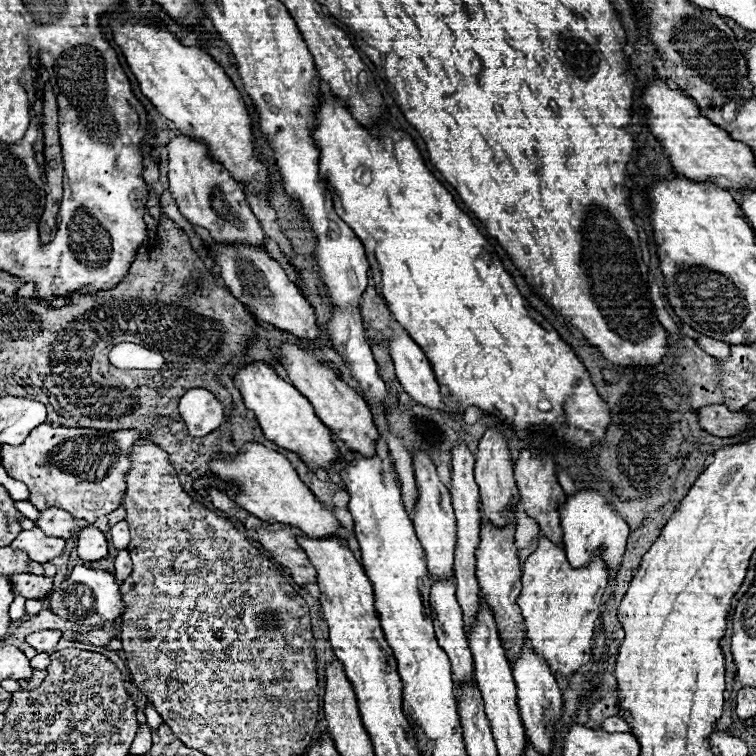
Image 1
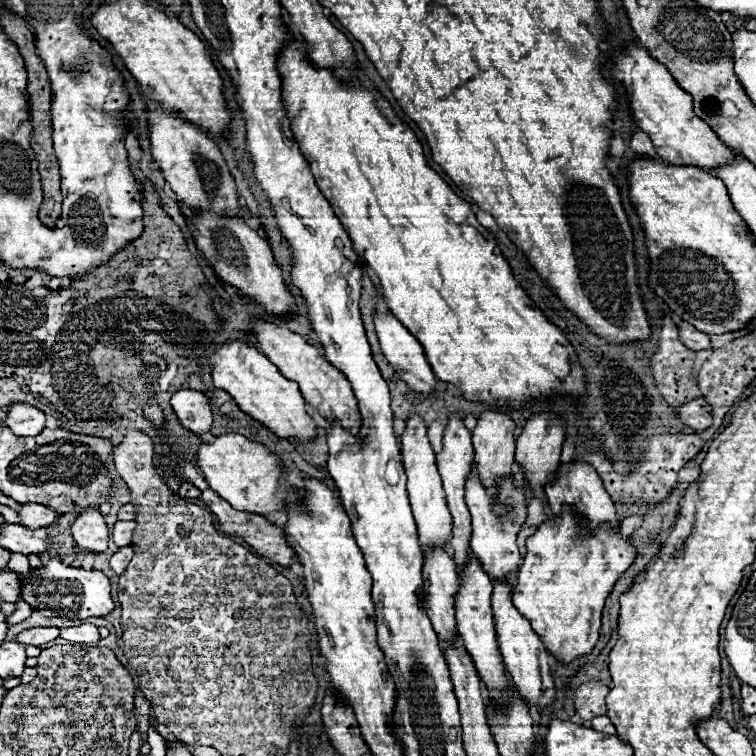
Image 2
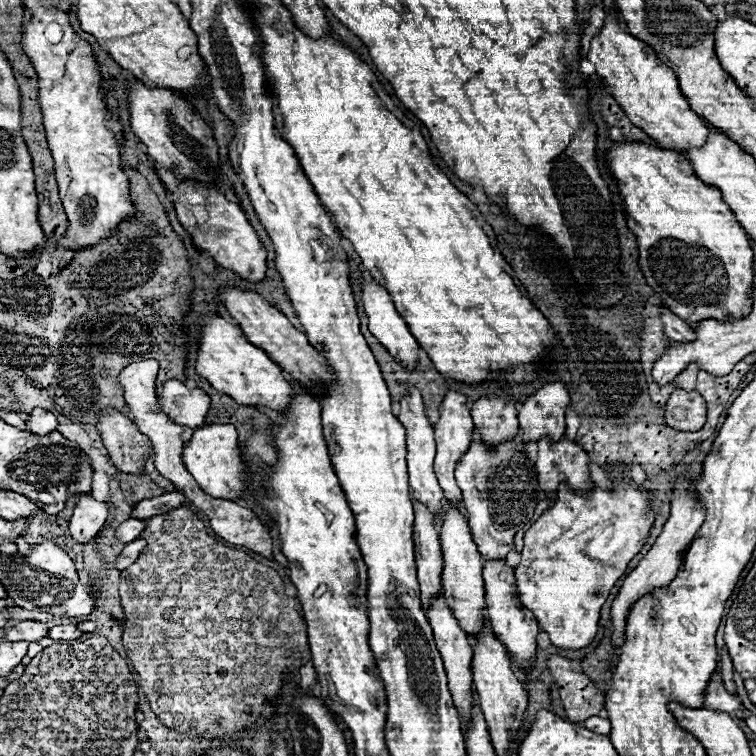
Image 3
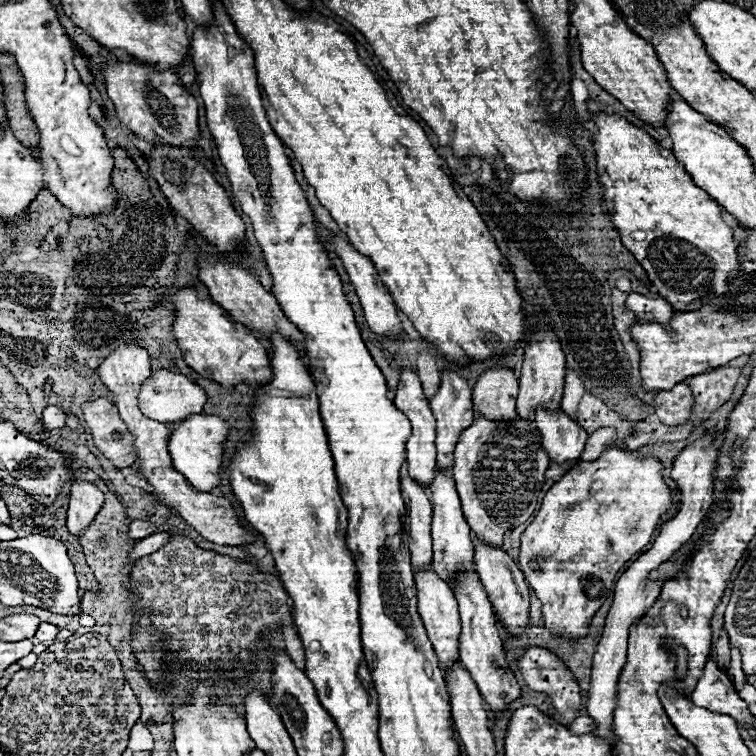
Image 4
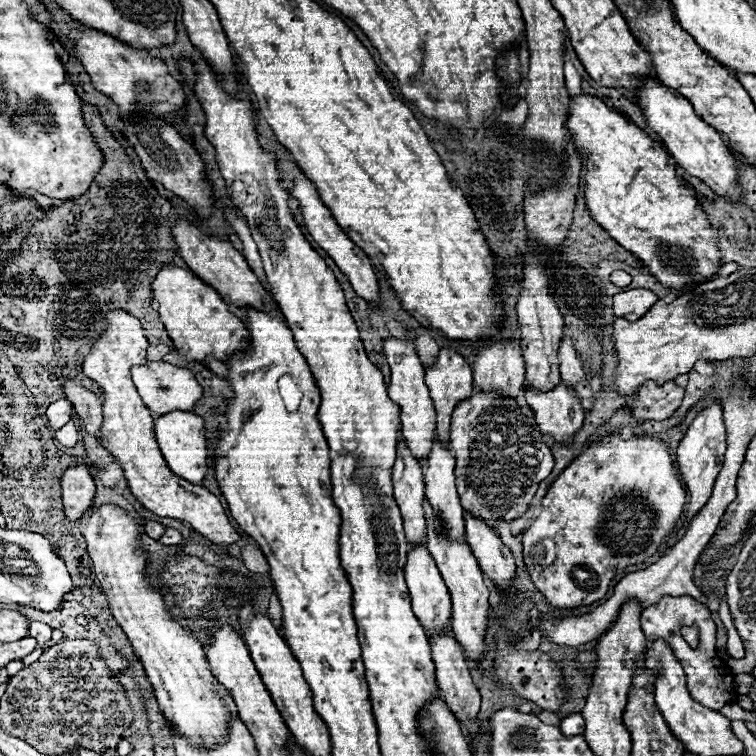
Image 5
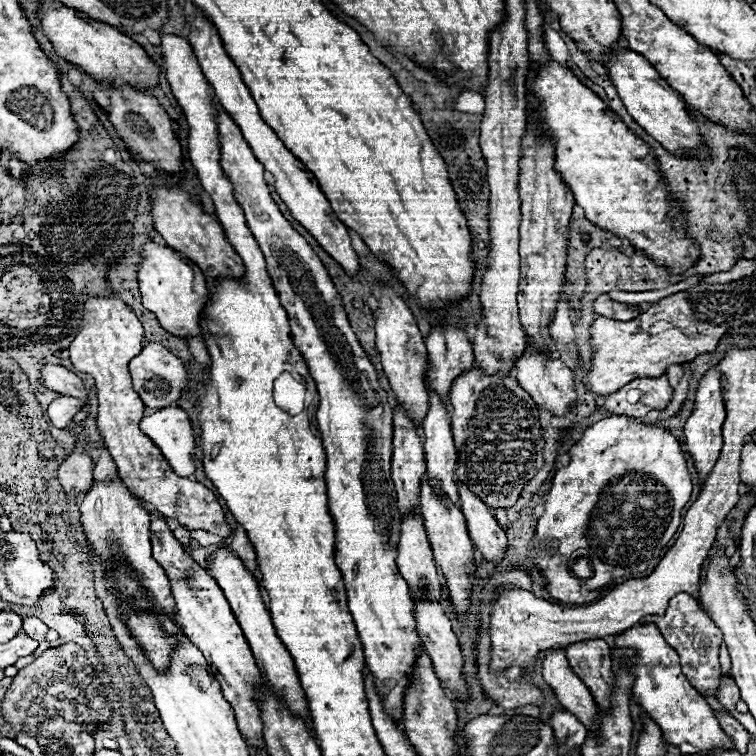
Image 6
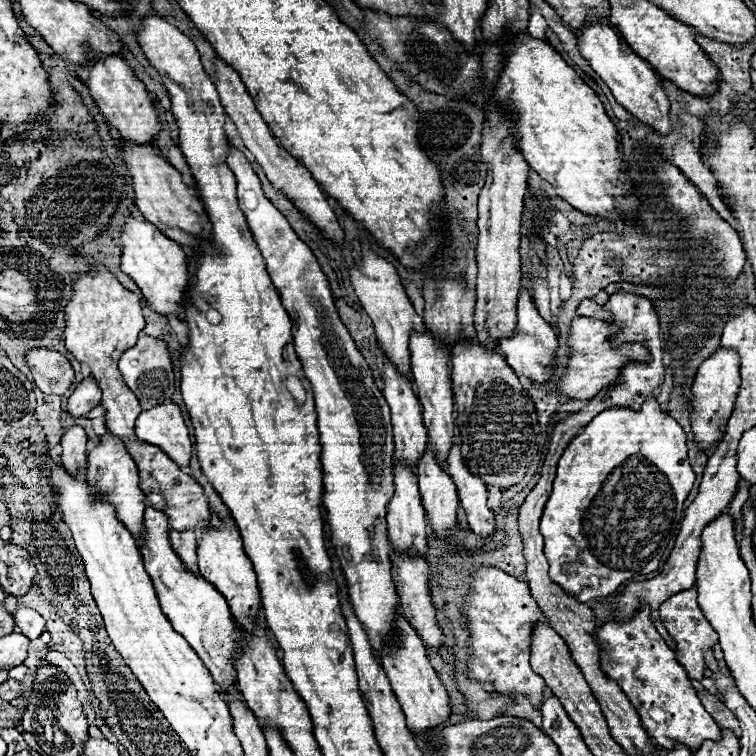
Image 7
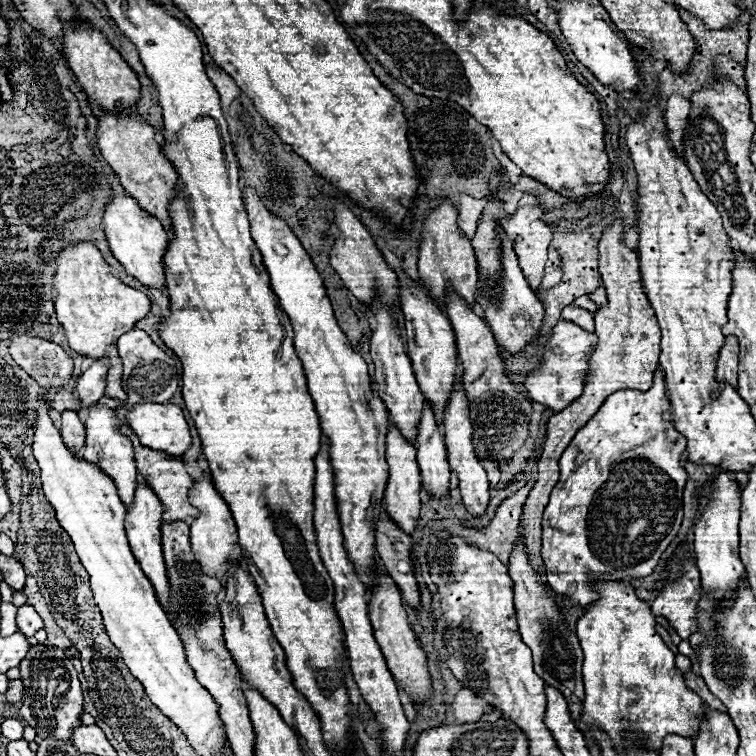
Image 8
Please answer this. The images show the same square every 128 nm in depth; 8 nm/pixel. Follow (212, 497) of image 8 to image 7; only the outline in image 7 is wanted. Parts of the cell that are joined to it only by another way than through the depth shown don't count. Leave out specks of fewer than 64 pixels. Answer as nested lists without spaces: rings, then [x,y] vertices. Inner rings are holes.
[[[220,518],[218,526],[208,526],[202,530],[202,536],[198,540],[198,550],[196,550],[196,560],[200,574],[216,586],[216,590],[228,600],[230,610],[238,624],[244,628],[254,628],[252,618],[260,616],[260,592],[256,584],[256,574],[252,570],[252,562],[244,554],[242,548],[242,538],[238,528],[230,518]]]

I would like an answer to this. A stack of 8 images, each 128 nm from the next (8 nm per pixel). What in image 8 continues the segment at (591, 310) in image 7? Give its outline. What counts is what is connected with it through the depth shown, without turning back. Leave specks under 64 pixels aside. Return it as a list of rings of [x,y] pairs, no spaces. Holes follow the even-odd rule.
[[[568,306],[562,310],[562,320],[572,320],[574,324],[580,324],[582,328],[588,328],[590,332],[594,332],[594,316],[584,310],[584,308],[576,308],[576,306]]]

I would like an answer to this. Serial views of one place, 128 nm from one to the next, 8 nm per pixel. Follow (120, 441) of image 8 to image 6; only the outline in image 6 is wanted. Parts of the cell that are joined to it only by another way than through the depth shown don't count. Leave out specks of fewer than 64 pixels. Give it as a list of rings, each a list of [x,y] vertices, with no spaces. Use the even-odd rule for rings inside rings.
[[[116,478],[112,482],[104,482],[104,480],[94,480],[90,490],[86,492],[80,512],[82,512],[82,528],[88,534],[86,540],[88,544],[92,544],[92,550],[98,554],[108,552],[110,550],[110,542],[116,542],[120,552],[126,556],[126,562],[132,564],[132,568],[136,568],[136,572],[140,572],[140,576],[144,578],[144,588],[150,592],[150,596],[156,600],[158,608],[168,614],[170,618],[172,614],[172,594],[170,594],[170,582],[164,574],[164,570],[160,568],[160,564],[152,558],[152,548],[150,548],[150,514],[144,506],[140,506],[140,498],[134,496],[132,490],[128,490],[128,486],[124,484],[122,478]]]

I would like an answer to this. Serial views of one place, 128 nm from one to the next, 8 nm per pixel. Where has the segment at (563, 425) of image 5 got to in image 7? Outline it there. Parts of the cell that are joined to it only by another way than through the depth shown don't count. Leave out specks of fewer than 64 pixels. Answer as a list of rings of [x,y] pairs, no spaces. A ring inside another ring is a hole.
[[[522,286],[518,294],[518,320],[516,320],[514,336],[500,340],[500,350],[506,356],[506,362],[512,366],[512,370],[520,372],[522,376],[528,376],[532,382],[544,384],[552,378],[552,368],[556,366],[554,362],[556,348],[558,348],[558,342],[552,326],[540,316],[528,290]]]

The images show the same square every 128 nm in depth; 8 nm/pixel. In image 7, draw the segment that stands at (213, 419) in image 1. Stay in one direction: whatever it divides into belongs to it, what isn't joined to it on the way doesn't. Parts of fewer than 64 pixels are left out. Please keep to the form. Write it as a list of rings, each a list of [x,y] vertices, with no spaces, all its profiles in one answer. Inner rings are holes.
[[[140,334],[138,342],[132,348],[124,350],[124,354],[120,356],[118,368],[120,368],[120,374],[122,374],[124,382],[136,394],[136,398],[140,400],[144,410],[148,410],[152,406],[158,406],[158,404],[166,404],[170,400],[174,388],[176,388],[174,364],[172,364],[168,346],[162,340],[152,338],[148,334]]]

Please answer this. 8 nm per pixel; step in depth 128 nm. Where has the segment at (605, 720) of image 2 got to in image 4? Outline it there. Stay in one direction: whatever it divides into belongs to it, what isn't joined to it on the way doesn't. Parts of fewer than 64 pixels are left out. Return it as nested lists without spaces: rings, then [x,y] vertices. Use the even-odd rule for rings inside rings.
[[[578,716],[572,724],[568,724],[568,730],[574,734],[590,734],[594,728],[596,728],[596,724],[590,716]]]

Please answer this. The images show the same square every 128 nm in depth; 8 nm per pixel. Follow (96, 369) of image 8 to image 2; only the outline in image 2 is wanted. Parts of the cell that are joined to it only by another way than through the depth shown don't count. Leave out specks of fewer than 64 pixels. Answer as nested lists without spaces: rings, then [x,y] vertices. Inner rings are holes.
[[[12,404],[8,406],[8,418],[2,426],[12,428],[16,436],[36,436],[46,426],[46,414],[30,404]]]

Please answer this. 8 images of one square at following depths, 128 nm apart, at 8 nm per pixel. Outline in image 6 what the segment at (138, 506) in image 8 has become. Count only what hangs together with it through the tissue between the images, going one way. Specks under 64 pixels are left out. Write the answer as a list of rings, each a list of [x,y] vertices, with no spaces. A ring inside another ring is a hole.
[[[154,518],[150,522],[150,540],[152,540],[152,554],[154,560],[166,570],[166,576],[170,580],[170,590],[174,598],[174,618],[180,624],[182,632],[202,650],[204,658],[208,660],[208,666],[216,680],[222,686],[224,698],[232,704],[236,712],[236,720],[240,726],[240,732],[250,744],[260,746],[262,740],[262,720],[260,720],[260,710],[258,704],[254,702],[254,688],[252,684],[260,684],[260,670],[256,668],[252,650],[248,648],[248,642],[242,634],[242,628],[238,626],[230,604],[226,598],[222,598],[222,590],[216,584],[216,580],[202,568],[198,566],[186,550],[174,540],[172,530],[162,518]]]

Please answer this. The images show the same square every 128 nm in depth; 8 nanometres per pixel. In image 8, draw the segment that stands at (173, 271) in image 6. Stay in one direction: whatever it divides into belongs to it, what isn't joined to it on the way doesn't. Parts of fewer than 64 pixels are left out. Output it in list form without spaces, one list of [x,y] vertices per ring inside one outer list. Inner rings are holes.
[[[114,192],[108,198],[104,216],[102,216],[102,230],[108,238],[110,250],[114,258],[124,266],[124,270],[140,280],[144,286],[156,286],[164,290],[164,270],[162,270],[162,256],[168,246],[168,232],[162,228],[160,220],[150,216],[142,210],[128,192]]]

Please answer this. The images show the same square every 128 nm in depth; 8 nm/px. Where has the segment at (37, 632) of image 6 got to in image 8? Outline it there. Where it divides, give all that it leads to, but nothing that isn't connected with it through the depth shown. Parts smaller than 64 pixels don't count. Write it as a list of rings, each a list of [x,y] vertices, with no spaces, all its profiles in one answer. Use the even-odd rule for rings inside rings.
[[[24,604],[18,608],[18,630],[24,634],[24,636],[34,636],[38,630],[44,628],[42,624],[42,618],[38,616],[38,612],[30,606],[30,604]]]

